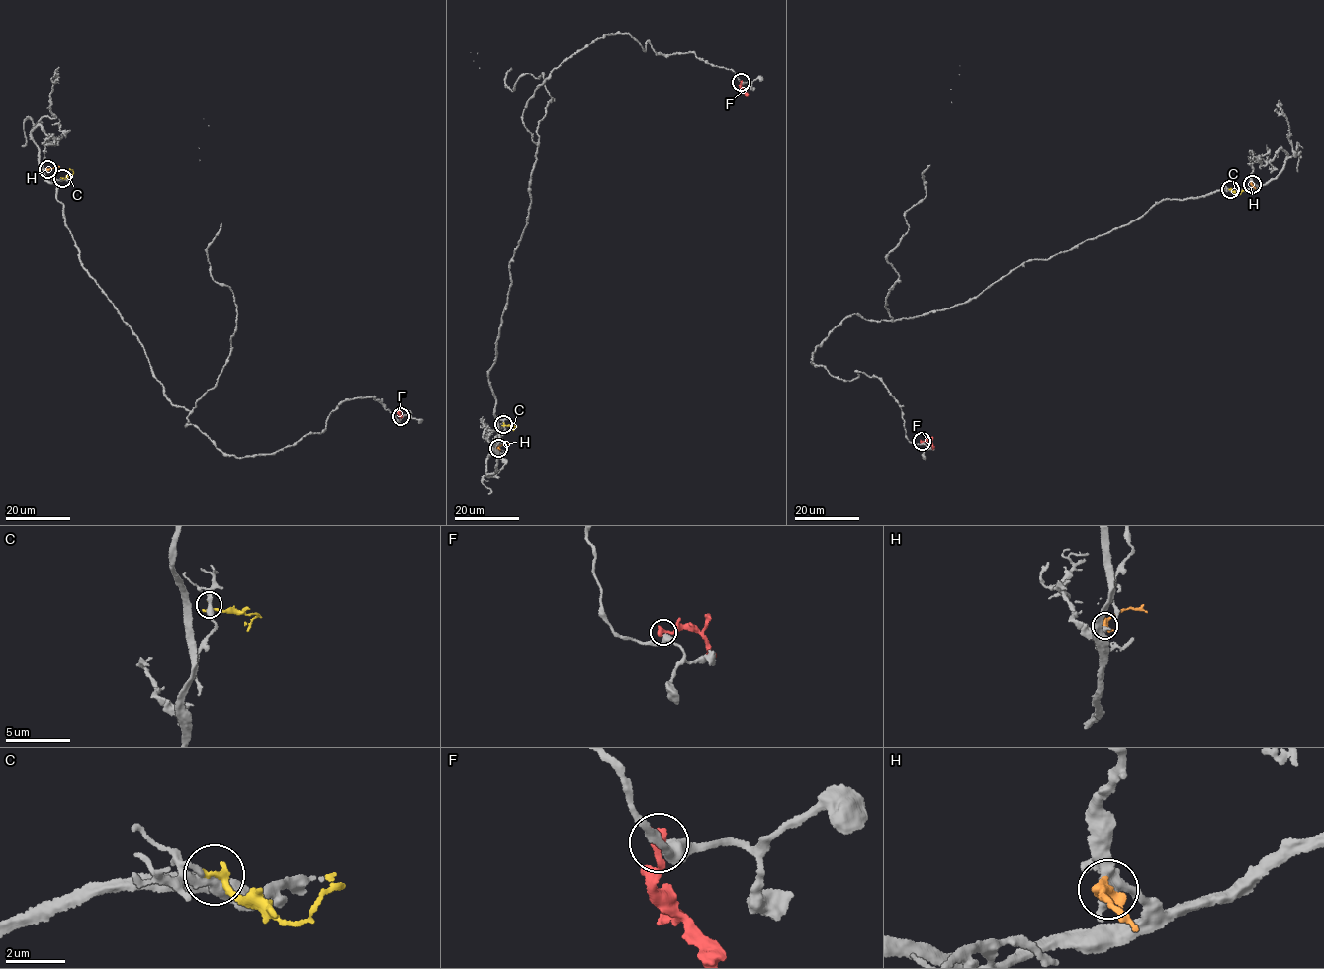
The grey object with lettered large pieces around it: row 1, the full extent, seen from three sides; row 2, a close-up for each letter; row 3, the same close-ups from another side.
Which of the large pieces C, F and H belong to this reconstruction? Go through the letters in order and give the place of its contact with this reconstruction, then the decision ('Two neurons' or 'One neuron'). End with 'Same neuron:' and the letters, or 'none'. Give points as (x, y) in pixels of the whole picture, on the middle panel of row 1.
C: Touches grey at (503, 424). Two neurons
F: Touches grey at (741, 82). Two neurons
H: Touches grey at (498, 448). One neuron
Same neuron: H

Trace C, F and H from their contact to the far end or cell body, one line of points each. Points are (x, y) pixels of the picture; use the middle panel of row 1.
C: (503, 424), (515, 426), (513, 431)
F: (741, 82), (740, 88), (748, 95)
H: (497, 448), (501, 445), (509, 445)

